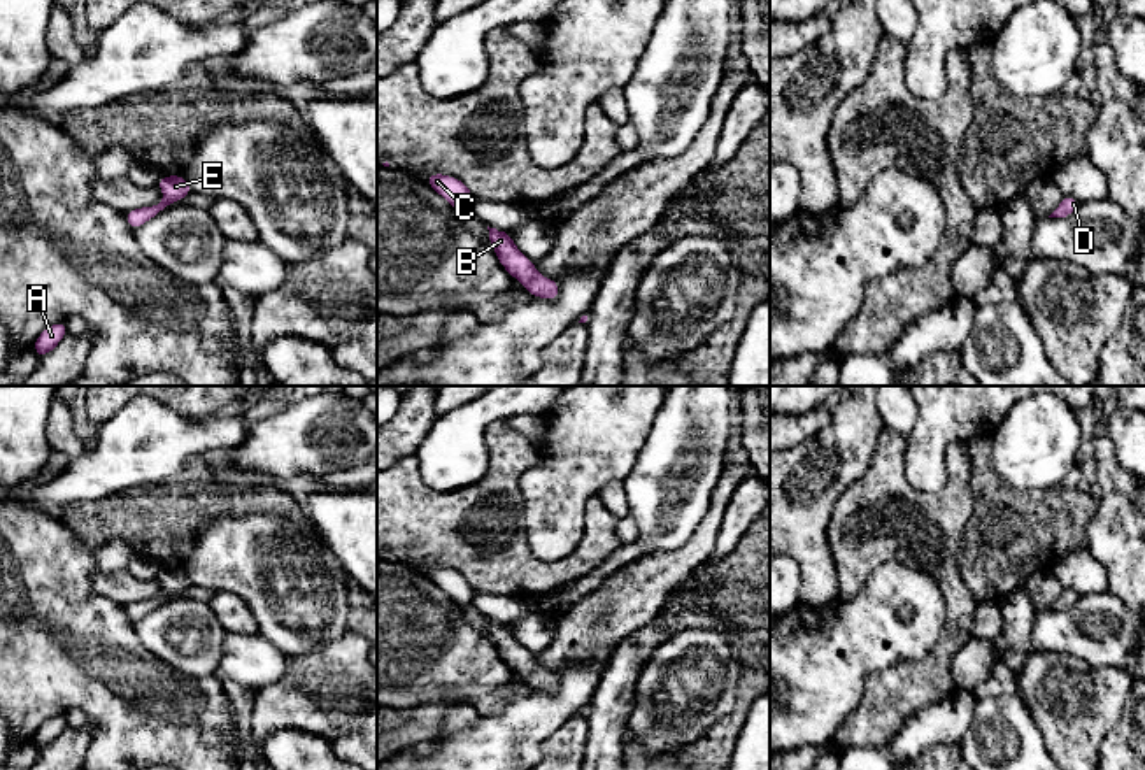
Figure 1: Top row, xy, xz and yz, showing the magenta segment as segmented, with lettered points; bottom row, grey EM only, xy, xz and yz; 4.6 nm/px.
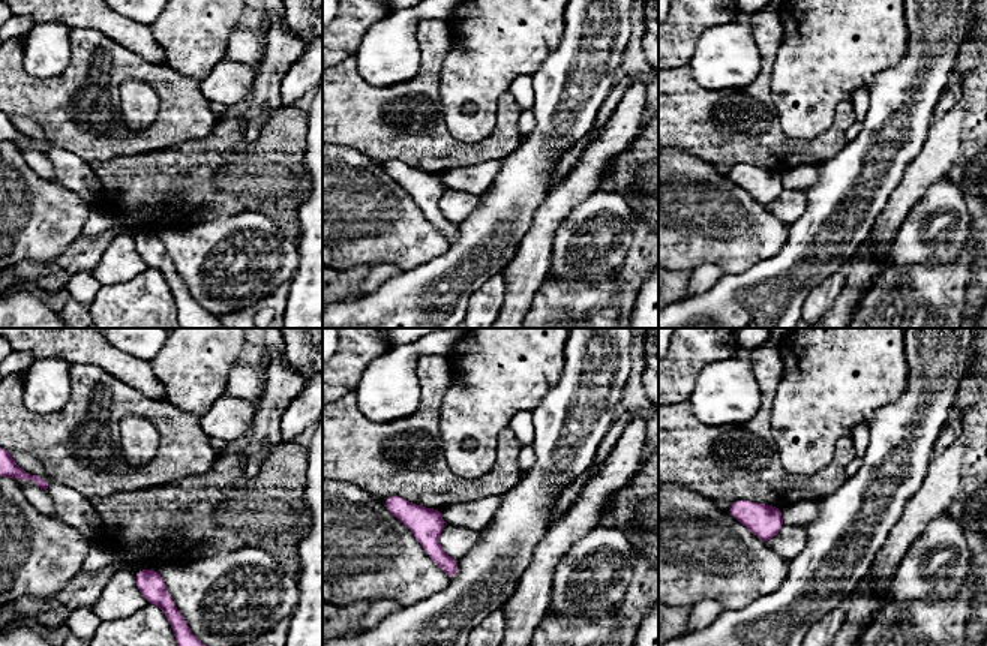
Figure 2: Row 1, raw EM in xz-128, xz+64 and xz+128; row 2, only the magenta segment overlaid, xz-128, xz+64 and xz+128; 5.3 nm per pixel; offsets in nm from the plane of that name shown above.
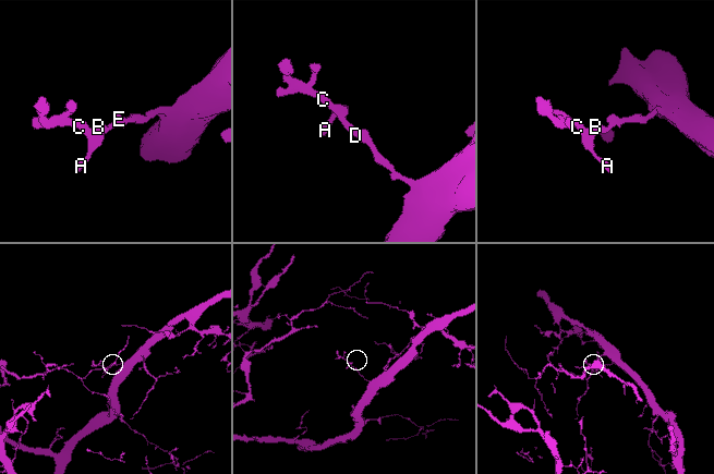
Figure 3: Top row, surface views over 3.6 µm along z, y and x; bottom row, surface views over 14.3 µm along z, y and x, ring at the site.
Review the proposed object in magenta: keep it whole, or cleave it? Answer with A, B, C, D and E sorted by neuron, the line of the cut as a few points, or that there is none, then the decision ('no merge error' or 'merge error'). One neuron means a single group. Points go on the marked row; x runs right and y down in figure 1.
groups A B C D E; cut none; no merge error

